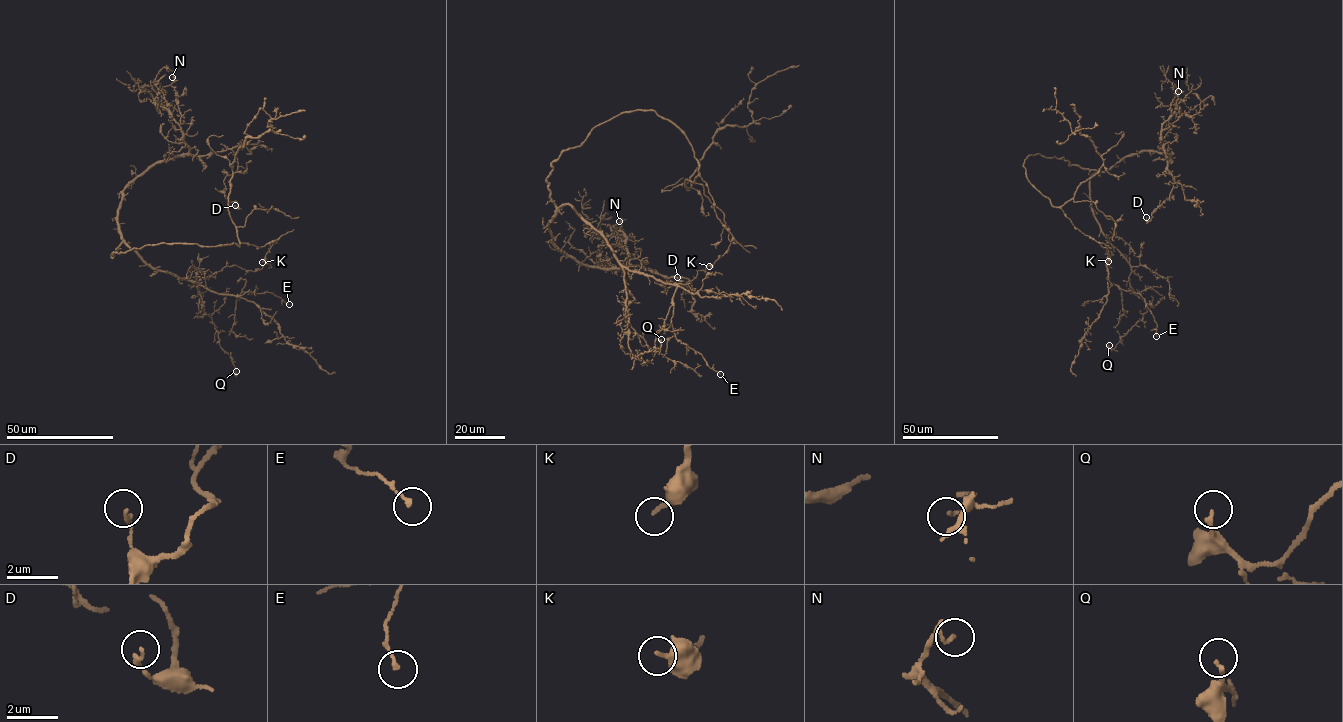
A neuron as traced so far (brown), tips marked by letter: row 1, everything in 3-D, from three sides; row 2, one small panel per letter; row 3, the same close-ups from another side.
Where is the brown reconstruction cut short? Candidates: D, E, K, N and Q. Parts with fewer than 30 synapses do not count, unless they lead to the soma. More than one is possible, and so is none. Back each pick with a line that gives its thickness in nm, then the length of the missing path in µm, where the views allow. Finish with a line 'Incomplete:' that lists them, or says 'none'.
Incomplete: none

